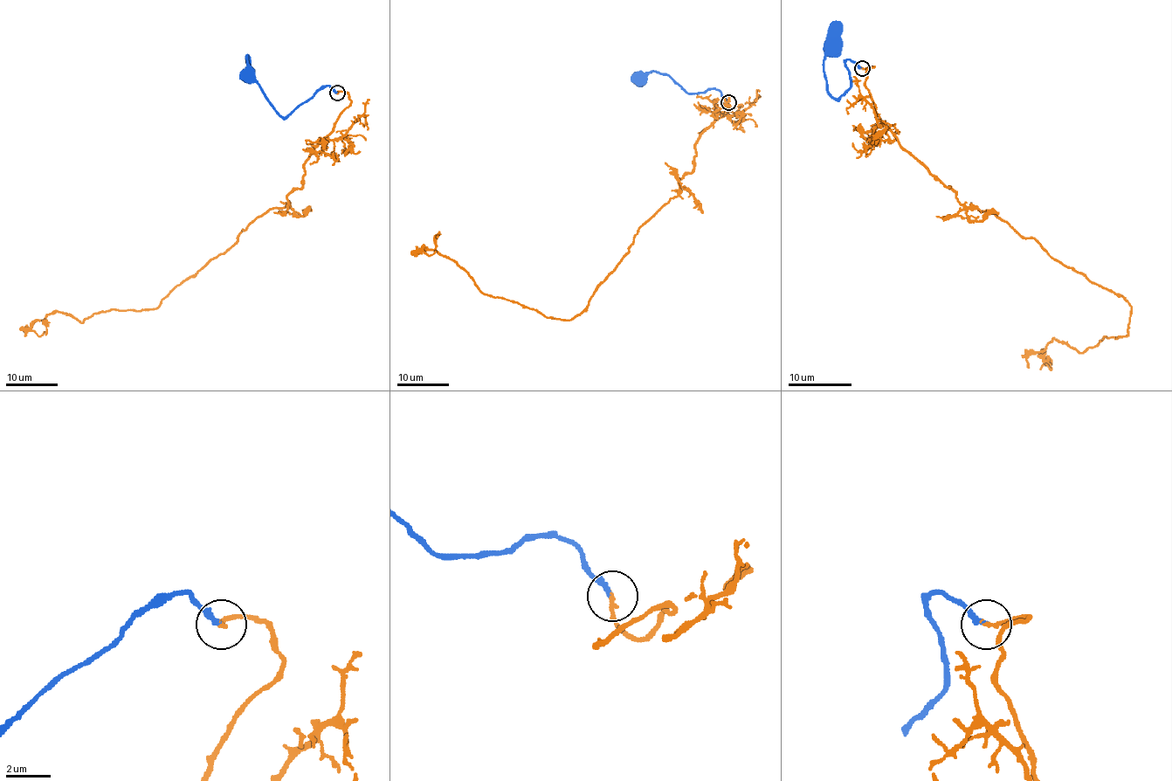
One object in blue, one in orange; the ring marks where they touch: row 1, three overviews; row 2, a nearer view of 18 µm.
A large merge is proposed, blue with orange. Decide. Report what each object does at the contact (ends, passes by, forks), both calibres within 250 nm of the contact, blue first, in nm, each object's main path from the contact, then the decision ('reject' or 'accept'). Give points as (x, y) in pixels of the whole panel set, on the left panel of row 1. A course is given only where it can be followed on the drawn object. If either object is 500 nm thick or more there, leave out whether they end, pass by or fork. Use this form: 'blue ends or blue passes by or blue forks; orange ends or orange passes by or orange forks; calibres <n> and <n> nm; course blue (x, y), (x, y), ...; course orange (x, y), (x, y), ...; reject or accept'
blue ends; orange ends; calibres 220 and 180 nm; course blue (336, 93), (328, 86), (321, 87), (282, 117), (260, 86), (249, 76); course orange (336, 93), (350, 104), (287, 204), (267, 210), (154, 309), (82, 322), (51, 312), (32, 324), (44, 331); accept

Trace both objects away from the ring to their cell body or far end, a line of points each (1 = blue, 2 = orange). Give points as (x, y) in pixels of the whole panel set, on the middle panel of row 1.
1: (727, 103), (720, 93), (713, 88), (702, 93), (686, 93), (667, 74), (651, 72), (640, 79)
2: (727, 103), (741, 106), (700, 134), (679, 193), (570, 320), (489, 296), (451, 260), (422, 250), (435, 251)

